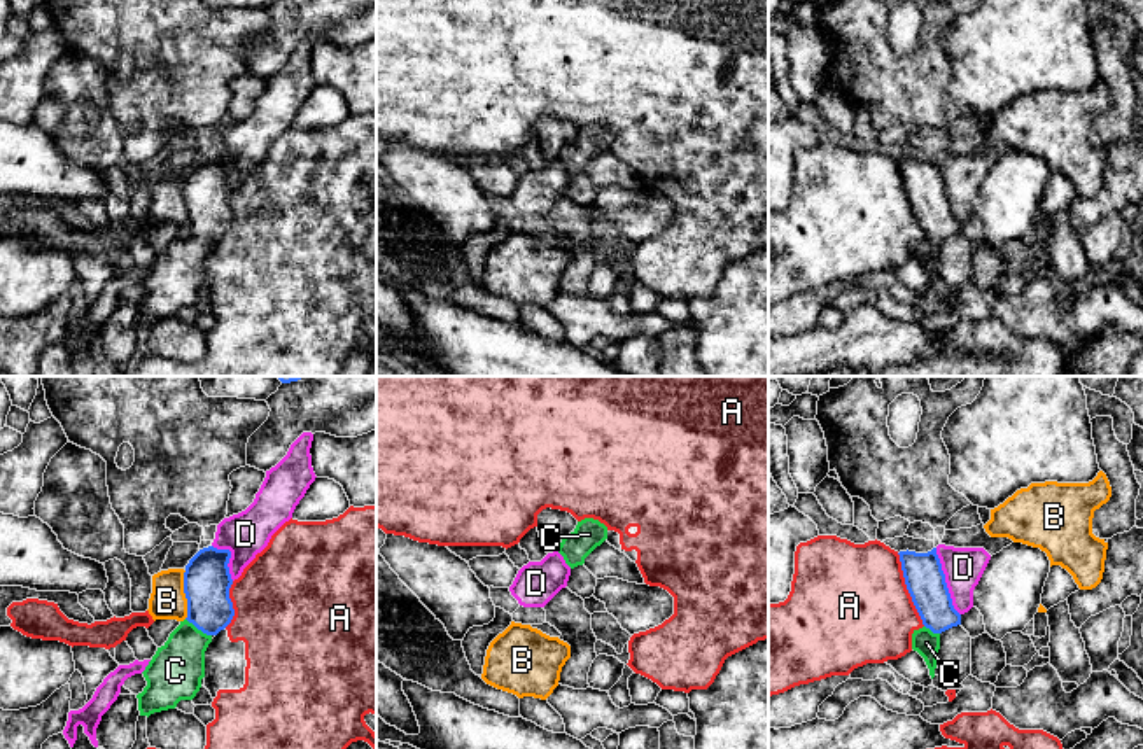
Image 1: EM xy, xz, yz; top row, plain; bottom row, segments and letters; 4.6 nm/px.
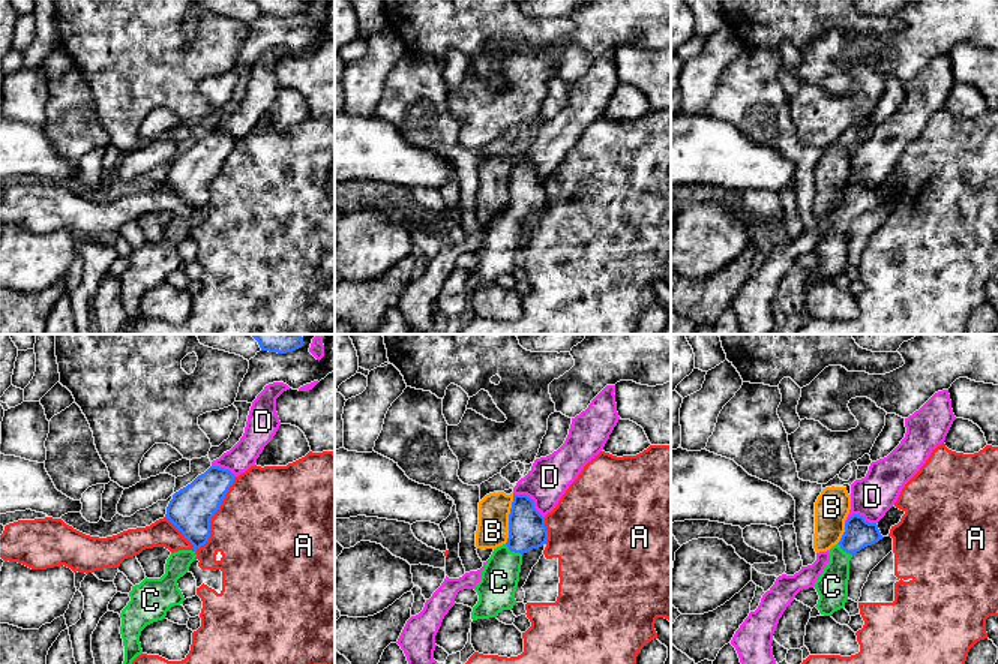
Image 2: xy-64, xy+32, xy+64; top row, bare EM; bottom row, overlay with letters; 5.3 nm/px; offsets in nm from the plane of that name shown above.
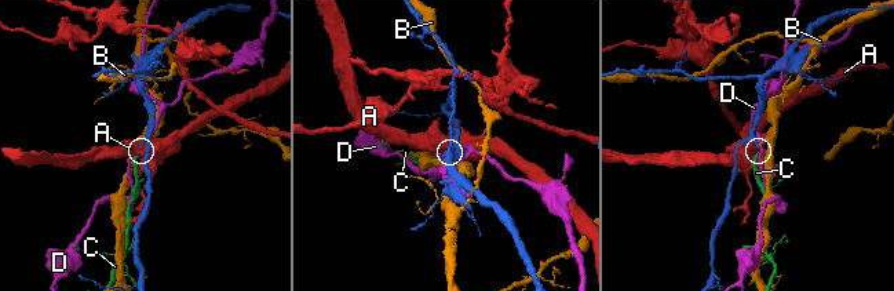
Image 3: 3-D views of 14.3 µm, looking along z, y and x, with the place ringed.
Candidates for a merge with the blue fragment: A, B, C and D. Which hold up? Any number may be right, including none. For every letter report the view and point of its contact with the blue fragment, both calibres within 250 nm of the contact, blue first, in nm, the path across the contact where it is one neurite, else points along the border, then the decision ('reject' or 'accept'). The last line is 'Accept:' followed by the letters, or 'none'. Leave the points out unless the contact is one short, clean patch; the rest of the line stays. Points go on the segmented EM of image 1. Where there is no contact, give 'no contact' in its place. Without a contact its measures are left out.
A: meets blue in yz at (907, 588); 180 nm thick on the blue side, 500 nm on the other; reject
B: meets blue in xy at (186, 595); 220 nm thick on the blue side, 160 nm on the other; reject
C: meets blue in xy at (198, 629); 220 nm thick on the blue side, 240 nm on the other; runs through xy (207, 580), (207, 616), (198, 629), (186, 644), (175, 671); accept
D: meets blue in yz at (944, 581); 180 nm thick on the blue side, 190 nm on the other; reject
Accept: C

